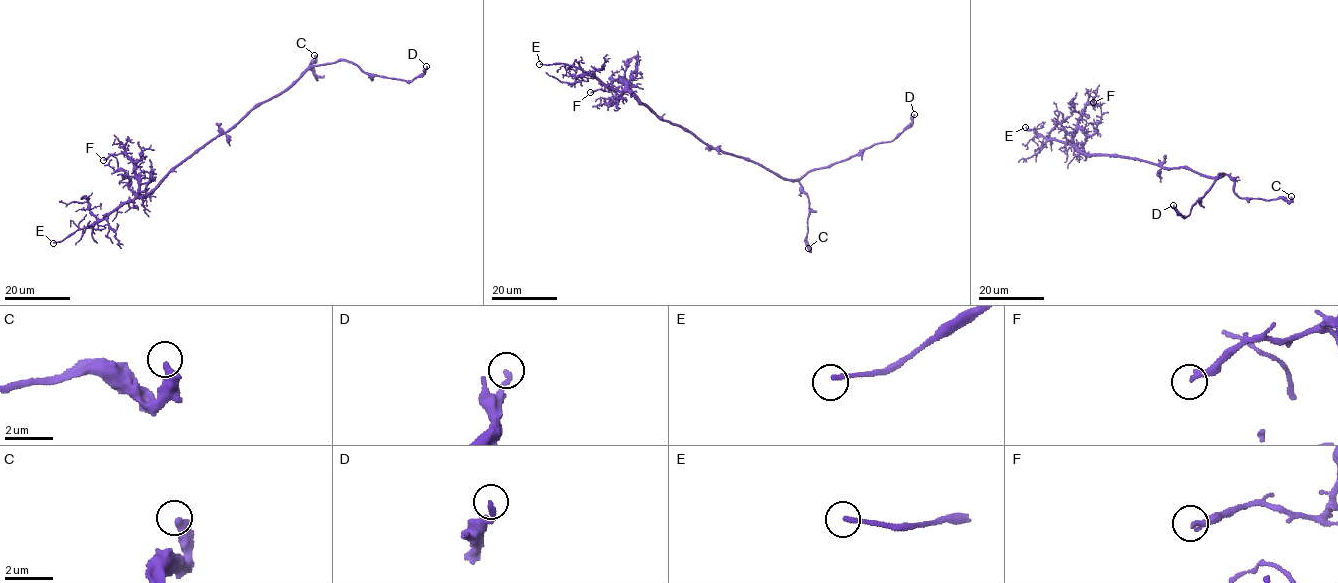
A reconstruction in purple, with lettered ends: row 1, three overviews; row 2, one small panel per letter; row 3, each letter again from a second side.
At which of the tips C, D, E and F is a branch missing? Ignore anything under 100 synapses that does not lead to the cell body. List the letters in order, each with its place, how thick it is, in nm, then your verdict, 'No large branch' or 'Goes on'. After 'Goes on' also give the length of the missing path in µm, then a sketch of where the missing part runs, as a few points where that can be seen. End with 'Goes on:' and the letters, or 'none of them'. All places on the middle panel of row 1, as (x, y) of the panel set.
C: Place: (808, 248). Thickness 400 nm. No large branch
D: Place: (914, 114). Thickness 180 nm. No large branch
E: Place: (539, 64). Thickness 180 nm. Goes on. Missing length about 35 µm
F: Place: (590, 92). Thickness 240 nm. No large branch
Goes on: E

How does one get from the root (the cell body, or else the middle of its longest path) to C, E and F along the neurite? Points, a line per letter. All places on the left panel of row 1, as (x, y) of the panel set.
C: (236, 123), (259, 105), (287, 90), (306, 69), (310, 69), (316, 80), (312, 63), (314, 55)
E: (236, 123), (180, 161), (152, 190), (124, 201), (101, 219), (53, 243)
F: (236, 123), (180, 161), (144, 195), (139, 193), (136, 167), (125, 153), (110, 155), (103, 160)

